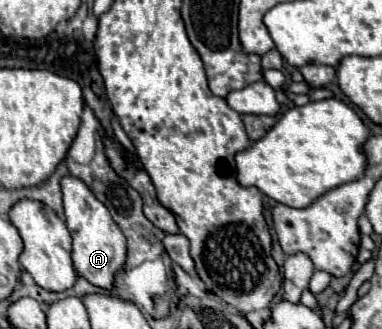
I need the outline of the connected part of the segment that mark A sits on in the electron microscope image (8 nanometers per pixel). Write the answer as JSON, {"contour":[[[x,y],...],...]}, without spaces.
{"contour":[[[64,176],[62,186],[62,204],[66,226],[72,236],[72,262],[78,274],[82,274],[94,286],[112,290],[114,274],[122,268],[126,260],[126,236],[112,220],[108,208],[90,192],[90,188],[76,176]]]}

